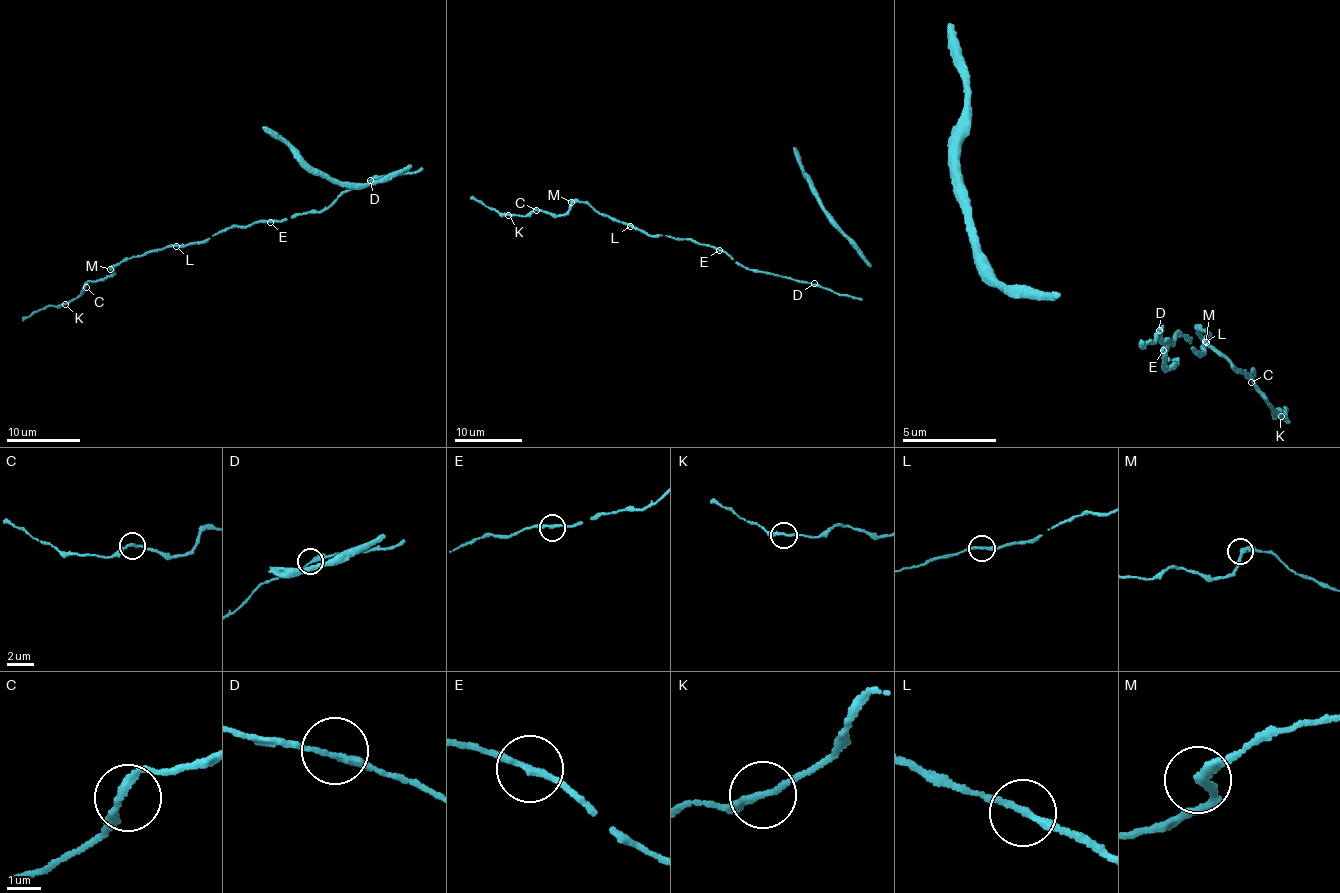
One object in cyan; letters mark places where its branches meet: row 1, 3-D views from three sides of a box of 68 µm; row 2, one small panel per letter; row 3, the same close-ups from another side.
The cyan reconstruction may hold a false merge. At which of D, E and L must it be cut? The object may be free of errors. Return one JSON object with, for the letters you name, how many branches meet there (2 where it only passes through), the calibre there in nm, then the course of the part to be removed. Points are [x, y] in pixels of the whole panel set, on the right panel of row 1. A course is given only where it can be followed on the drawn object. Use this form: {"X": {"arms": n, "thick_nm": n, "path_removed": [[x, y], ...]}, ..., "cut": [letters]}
{"cut": []}

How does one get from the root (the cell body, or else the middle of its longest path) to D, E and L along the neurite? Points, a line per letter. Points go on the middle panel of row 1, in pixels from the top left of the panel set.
D: (747, 267), (814, 283)
E: (747, 267), (719, 250)
L: (747, 267), (719, 249), (691, 240), (653, 235), (631, 226)

